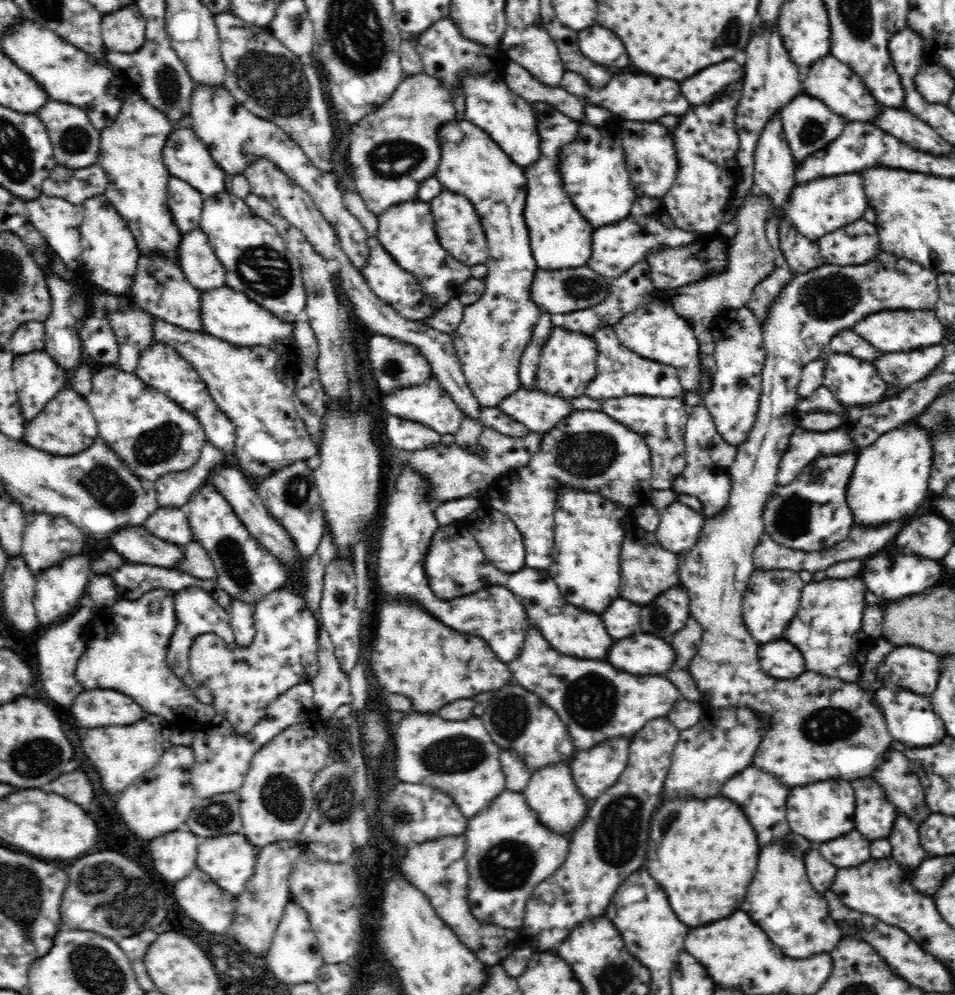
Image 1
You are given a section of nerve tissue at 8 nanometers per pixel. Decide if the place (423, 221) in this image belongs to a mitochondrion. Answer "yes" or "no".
no

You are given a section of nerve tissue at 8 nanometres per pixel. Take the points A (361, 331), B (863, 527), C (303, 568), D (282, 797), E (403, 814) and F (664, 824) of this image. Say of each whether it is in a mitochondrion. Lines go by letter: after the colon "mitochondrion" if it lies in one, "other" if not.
A: other
B: other
C: other
D: mitochondrion
E: mitochondrion
F: mitochondrion

